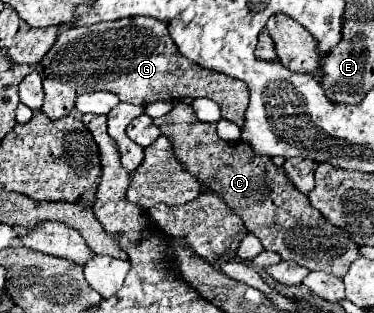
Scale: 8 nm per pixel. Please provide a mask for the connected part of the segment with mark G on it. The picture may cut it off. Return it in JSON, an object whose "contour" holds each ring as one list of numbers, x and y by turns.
{"contour":[[123,18,91,28,63,28,53,48,39,62,43,72,45,102,39,108,51,120,59,120,75,108,75,98,85,92,111,90,121,102,147,106,159,100,177,102,183,98,211,98,219,104,221,116,237,126,243,124,249,104,247,84,227,74,205,70,183,58,167,32,167,24,155,18]]}

